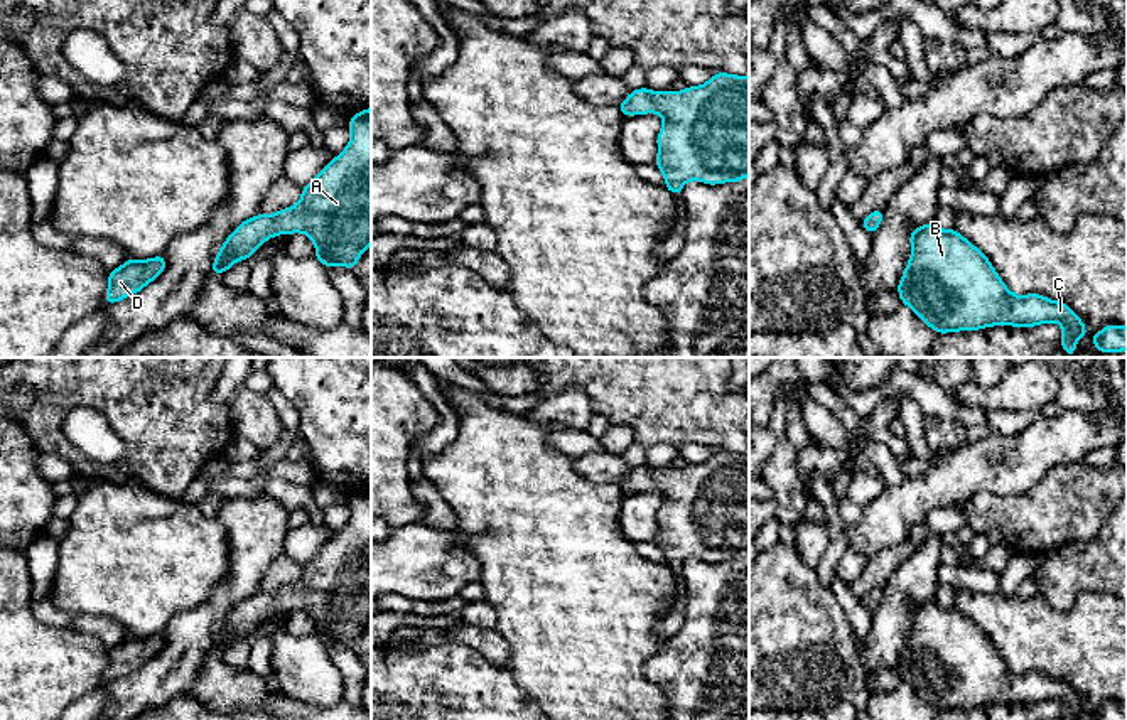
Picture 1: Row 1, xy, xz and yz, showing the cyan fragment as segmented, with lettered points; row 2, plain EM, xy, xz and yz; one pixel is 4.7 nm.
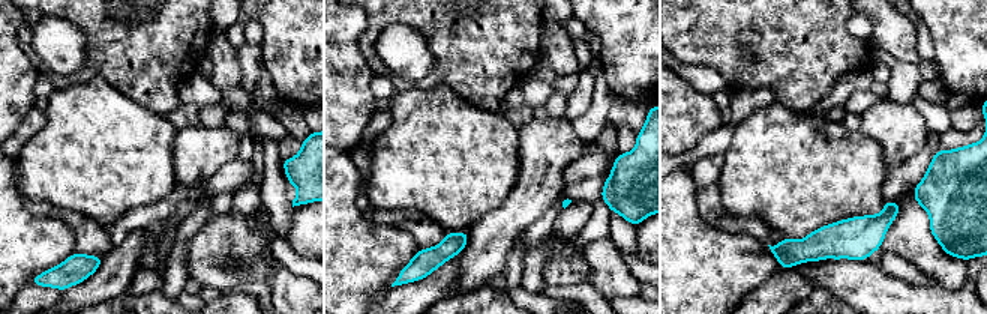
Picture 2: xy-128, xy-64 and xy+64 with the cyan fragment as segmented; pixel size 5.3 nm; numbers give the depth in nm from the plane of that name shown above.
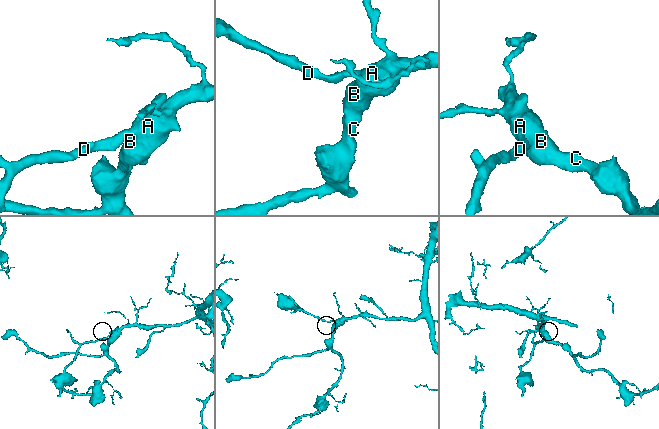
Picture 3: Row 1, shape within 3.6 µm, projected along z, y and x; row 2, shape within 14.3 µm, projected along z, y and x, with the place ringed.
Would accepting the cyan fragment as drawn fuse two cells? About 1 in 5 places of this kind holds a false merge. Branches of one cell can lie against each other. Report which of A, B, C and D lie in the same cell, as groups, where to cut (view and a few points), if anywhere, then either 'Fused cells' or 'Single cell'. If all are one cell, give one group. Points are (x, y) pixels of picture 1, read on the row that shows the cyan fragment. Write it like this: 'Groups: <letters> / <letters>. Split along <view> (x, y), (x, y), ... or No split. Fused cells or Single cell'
Groups: A B C D. No split. Single cell

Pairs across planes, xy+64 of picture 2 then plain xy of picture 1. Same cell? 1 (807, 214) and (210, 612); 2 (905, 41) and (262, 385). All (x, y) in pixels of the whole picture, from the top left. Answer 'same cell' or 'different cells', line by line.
1: different cells
2: different cells

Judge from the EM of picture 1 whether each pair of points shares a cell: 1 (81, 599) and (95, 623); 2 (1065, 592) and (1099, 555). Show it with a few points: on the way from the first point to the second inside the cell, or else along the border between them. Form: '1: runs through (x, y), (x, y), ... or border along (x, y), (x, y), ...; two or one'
1: border along (51, 602), (66, 612), (112, 616), (125, 631); two
2: runs through (1070, 584), (1090, 564); one

